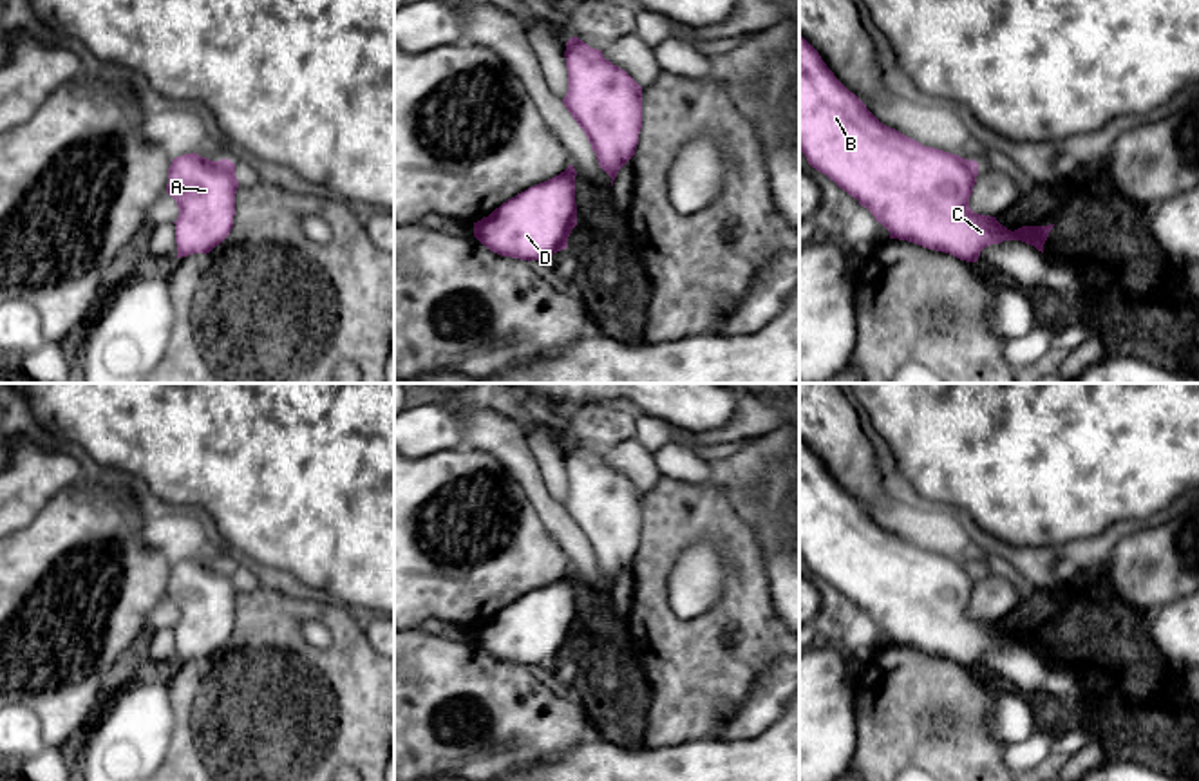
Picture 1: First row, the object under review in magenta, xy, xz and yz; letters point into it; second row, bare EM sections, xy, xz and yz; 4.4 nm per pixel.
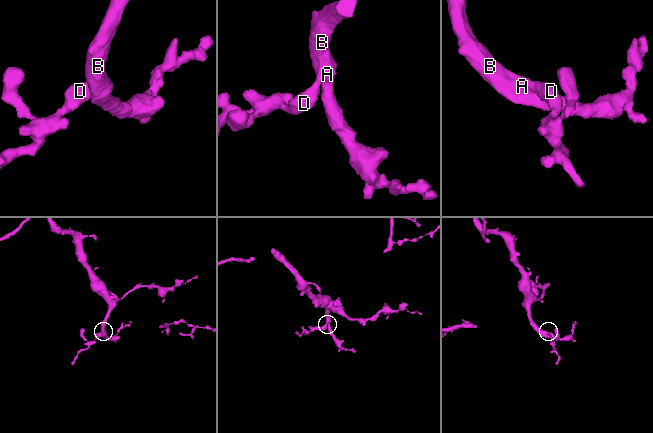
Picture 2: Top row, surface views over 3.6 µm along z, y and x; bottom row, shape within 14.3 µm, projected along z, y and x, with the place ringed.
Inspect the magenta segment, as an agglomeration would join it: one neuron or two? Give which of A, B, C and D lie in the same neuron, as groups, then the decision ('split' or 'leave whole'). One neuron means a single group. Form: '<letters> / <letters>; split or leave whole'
A B C D; leave whole

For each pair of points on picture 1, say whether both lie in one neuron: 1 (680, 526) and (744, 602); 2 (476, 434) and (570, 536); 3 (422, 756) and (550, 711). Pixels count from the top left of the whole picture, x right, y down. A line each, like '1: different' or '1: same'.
1: same
2: same
3: same

